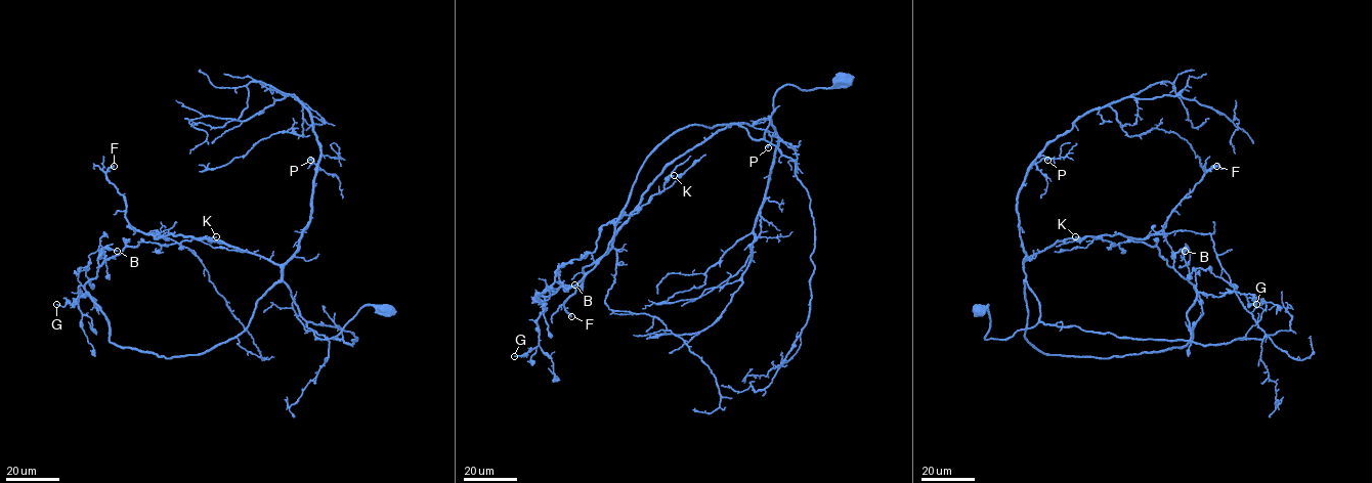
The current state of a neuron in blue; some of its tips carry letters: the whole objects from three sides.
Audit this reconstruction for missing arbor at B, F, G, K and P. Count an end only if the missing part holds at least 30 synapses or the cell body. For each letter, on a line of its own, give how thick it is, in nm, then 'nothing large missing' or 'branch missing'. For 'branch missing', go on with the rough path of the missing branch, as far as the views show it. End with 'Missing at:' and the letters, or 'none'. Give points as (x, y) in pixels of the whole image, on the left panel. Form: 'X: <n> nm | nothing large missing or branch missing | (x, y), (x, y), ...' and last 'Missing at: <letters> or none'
B: 200 nm | nothing large missing
F: 380 nm | nothing large missing
G: 130 nm | nothing large missing
K: 140 nm | nothing large missing
P: 340 nm | nothing large missing
Missing at: none

